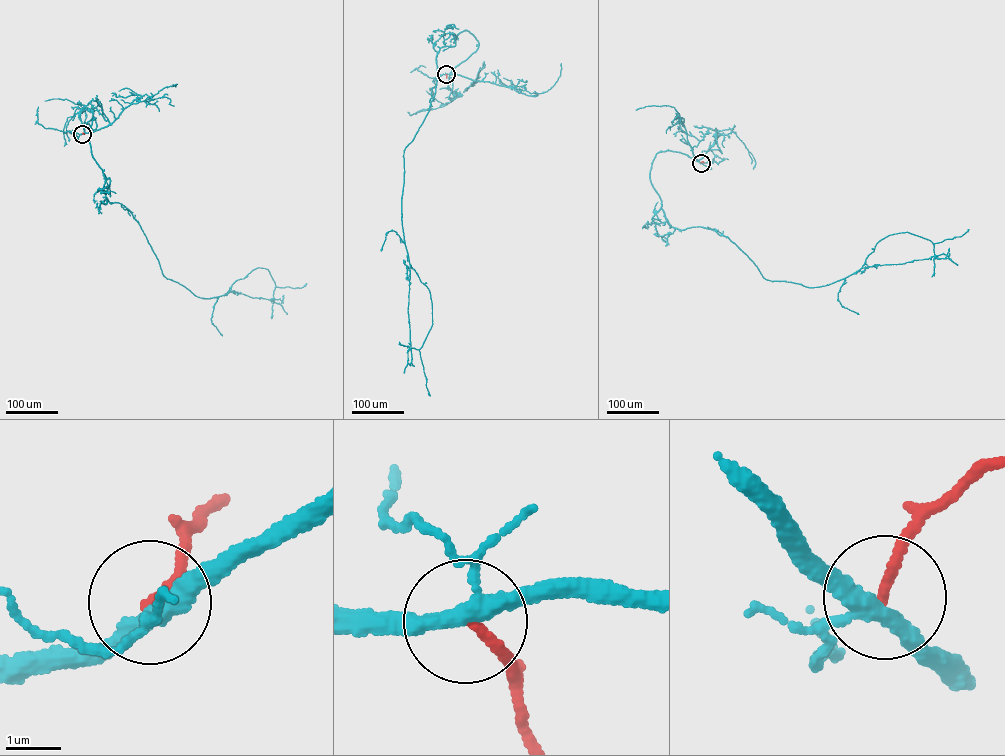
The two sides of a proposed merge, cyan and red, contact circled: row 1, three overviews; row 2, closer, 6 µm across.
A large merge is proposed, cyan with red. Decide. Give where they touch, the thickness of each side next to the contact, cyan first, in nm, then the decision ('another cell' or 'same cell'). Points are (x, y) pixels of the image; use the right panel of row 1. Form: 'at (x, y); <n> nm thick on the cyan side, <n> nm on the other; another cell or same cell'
at (701, 163); 280 nm thick on the cyan side, 190 nm on the other; another cell

